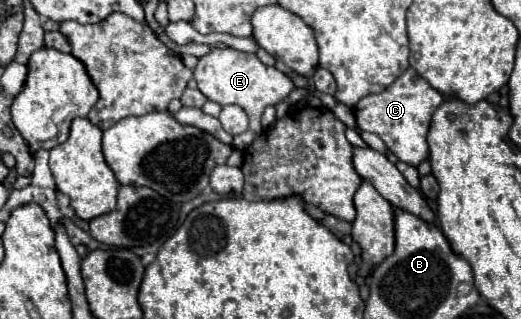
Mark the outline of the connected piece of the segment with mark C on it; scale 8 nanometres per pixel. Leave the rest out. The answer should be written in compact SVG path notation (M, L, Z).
M409 68L381 94L369 94L361 98L355 106L355 118L361 130L377 134L401 162L417 166L421 160L429 156L425 136L429 130L431 114L441 102L443 94L429 86L429 82L425 82L425 78L421 78L413 68Z

